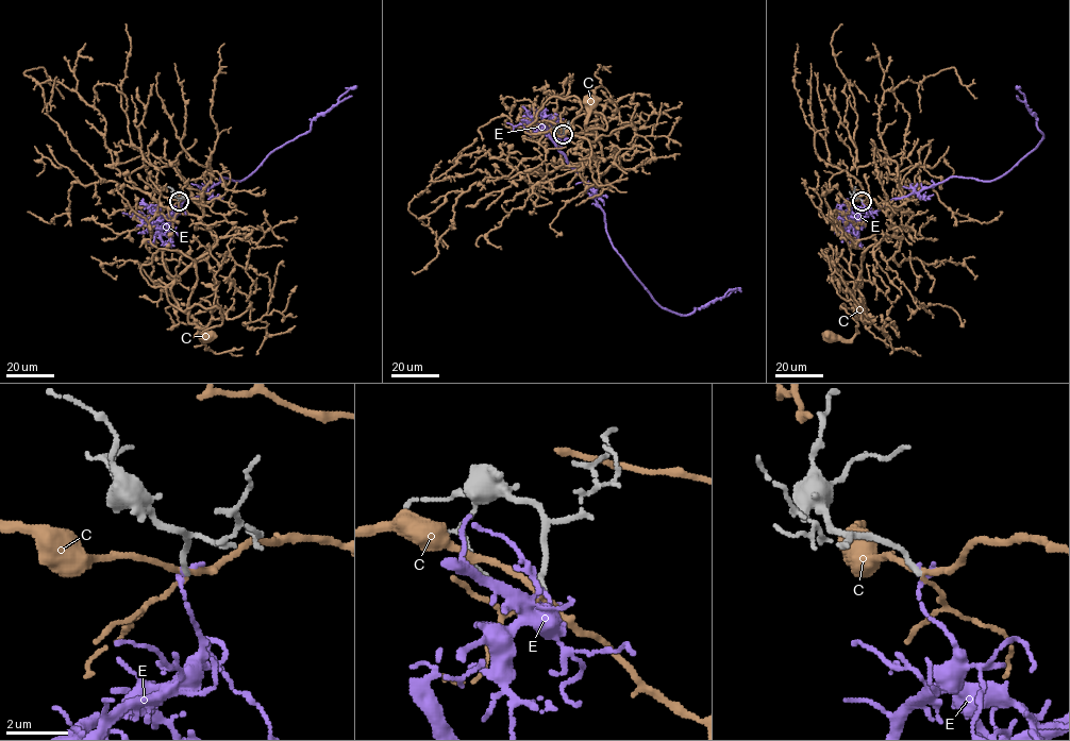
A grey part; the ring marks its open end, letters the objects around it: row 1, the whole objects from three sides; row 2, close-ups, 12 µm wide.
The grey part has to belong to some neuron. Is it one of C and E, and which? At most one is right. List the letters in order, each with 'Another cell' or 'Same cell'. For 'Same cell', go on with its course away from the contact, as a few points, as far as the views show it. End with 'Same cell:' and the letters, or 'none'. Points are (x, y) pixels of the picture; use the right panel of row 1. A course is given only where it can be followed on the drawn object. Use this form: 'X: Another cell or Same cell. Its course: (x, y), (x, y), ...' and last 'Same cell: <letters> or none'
C: Another cell
E: Another cell
Same cell: none

